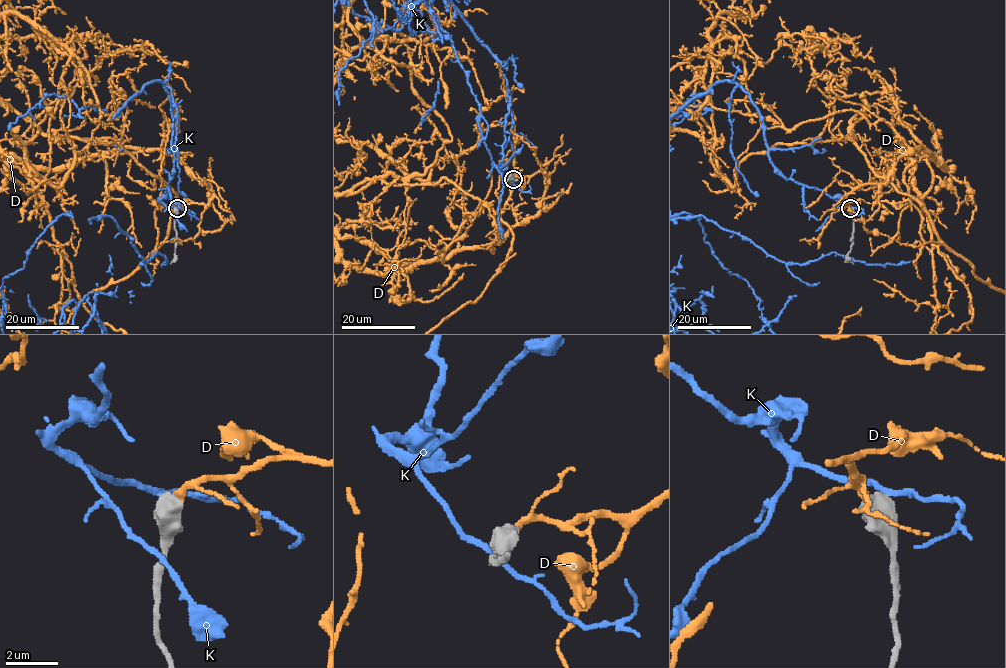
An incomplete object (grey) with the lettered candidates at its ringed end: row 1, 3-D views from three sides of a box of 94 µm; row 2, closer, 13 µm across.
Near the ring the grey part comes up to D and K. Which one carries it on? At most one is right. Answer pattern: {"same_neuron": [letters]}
{"same_neuron": ["D"]}

